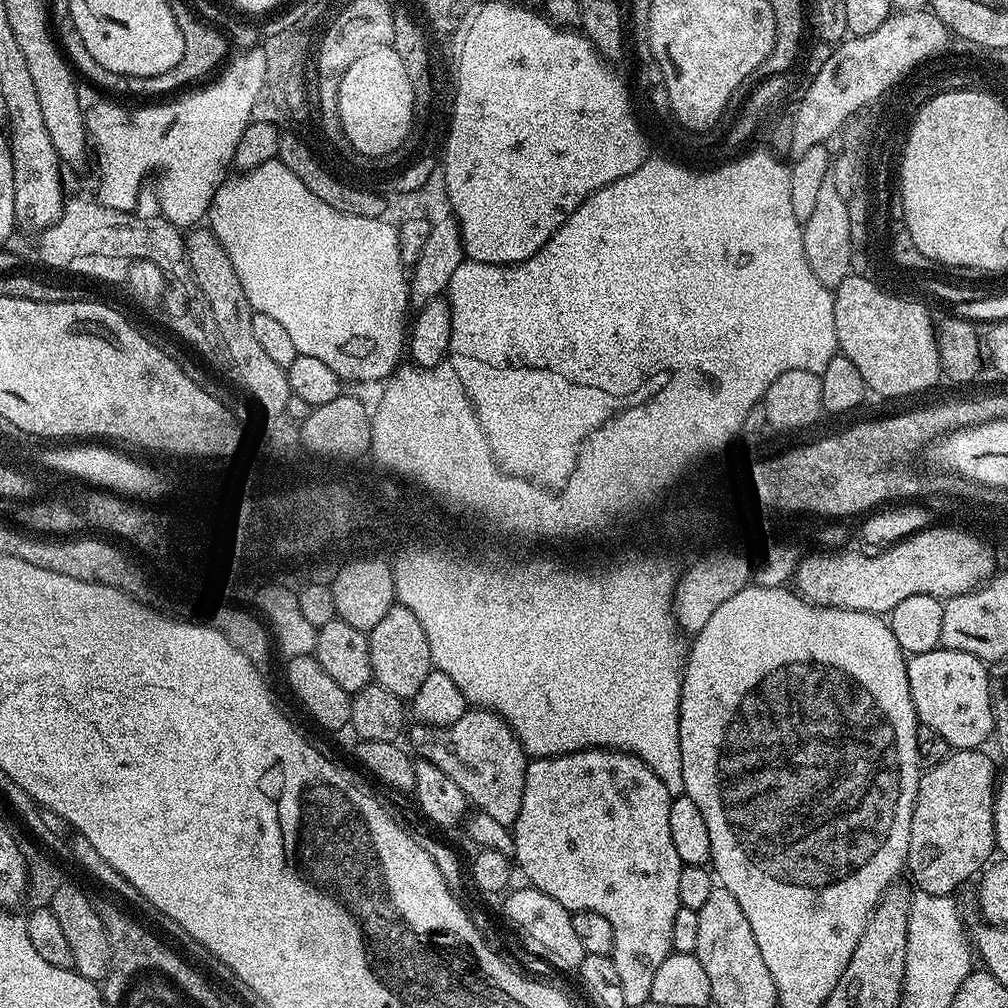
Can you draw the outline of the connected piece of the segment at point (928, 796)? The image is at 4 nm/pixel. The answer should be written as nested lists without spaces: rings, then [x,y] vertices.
[[[974,748],[949,751],[948,757],[941,764],[927,769],[921,775],[920,785],[916,791],[916,804],[912,808],[906,865],[907,875],[912,875],[911,883],[919,891],[939,896],[952,896],[955,888],[962,887],[972,875],[975,877],[993,859],[997,851],[994,830],[994,802],[997,787],[998,771],[996,772],[995,766],[992,765],[991,758],[984,753],[984,750]]]

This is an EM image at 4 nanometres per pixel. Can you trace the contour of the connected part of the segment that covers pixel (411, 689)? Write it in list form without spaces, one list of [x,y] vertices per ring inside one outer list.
[[[399,602],[393,604],[386,618],[382,618],[382,622],[378,622],[378,626],[374,626],[368,633],[368,645],[373,681],[390,690],[390,694],[400,700],[411,701],[412,696],[418,694],[422,682],[426,682],[426,674],[434,670],[430,658],[430,642],[426,640],[426,630],[414,616],[414,610]]]

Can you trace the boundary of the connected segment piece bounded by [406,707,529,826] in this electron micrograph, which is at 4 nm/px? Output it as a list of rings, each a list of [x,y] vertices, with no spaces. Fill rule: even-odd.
[[[473,707],[464,712],[462,718],[458,718],[458,722],[453,724],[437,726],[416,722],[413,725],[413,728],[411,725],[407,729],[406,736],[412,739],[413,749],[411,748],[411,751],[419,759],[434,762],[434,766],[438,766],[438,770],[442,770],[449,778],[454,778],[454,782],[458,782],[458,786],[462,786],[462,790],[468,795],[469,801],[479,811],[485,812],[495,821],[507,826],[515,824],[518,818],[518,810],[522,810],[522,786],[526,782],[526,766],[529,757],[520,744],[520,739],[514,734],[514,730],[497,712],[490,712],[486,708]]]

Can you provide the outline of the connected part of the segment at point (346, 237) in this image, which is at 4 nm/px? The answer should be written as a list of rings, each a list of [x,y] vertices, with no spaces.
[[[276,161],[264,162],[257,168],[232,174],[220,185],[220,189],[214,194],[214,198],[208,207],[206,217],[207,227],[216,236],[216,241],[226,250],[238,278],[242,282],[242,290],[246,290],[248,306],[253,312],[270,314],[270,318],[276,319],[290,334],[294,342],[294,350],[301,356],[319,358],[326,362],[334,374],[338,374],[341,381],[385,381],[385,377],[392,373],[400,354],[403,355],[406,346],[406,308],[409,309],[409,285],[406,273],[406,265],[401,262],[401,251],[398,250],[397,227],[383,220],[381,217],[362,218],[361,216],[345,216],[341,212],[333,214],[329,208],[325,208],[319,200],[304,191],[300,181]]]

